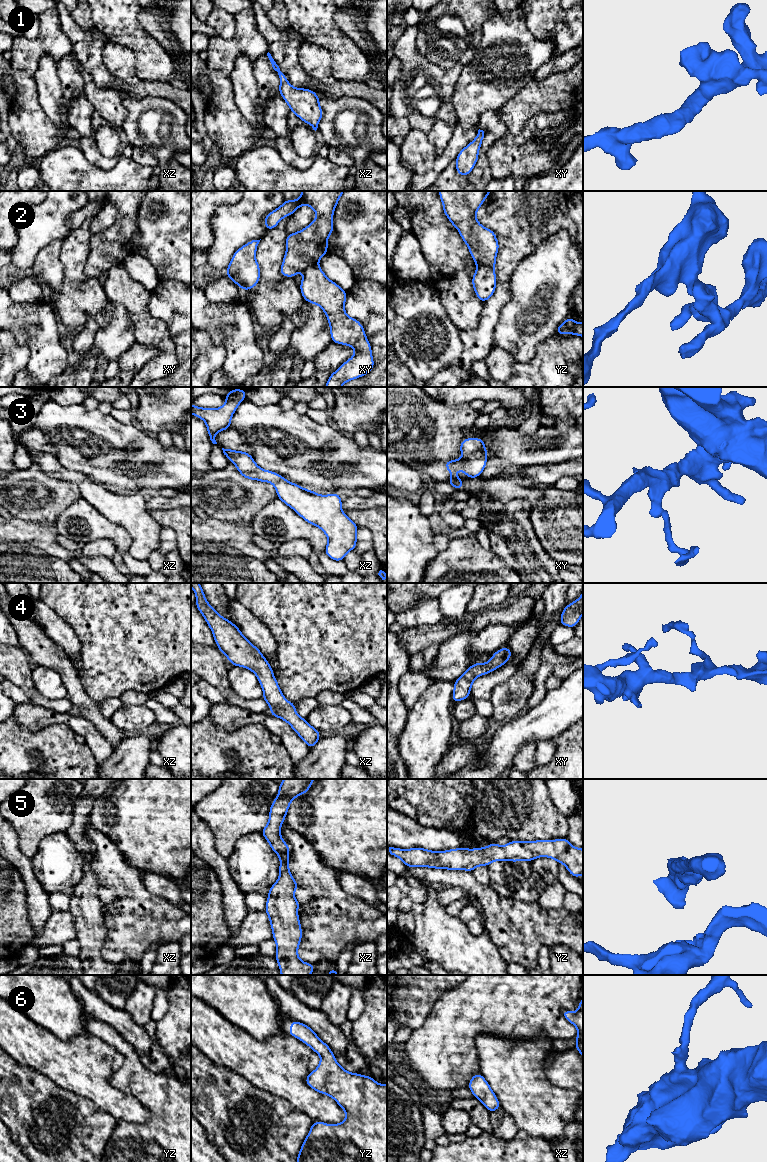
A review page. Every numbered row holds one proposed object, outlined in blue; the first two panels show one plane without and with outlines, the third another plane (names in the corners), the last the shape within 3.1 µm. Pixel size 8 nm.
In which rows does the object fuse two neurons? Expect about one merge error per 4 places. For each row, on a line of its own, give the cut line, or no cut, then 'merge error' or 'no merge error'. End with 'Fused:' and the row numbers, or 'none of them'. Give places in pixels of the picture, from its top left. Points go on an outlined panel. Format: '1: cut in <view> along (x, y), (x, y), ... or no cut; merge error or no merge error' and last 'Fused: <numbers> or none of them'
1: no cut; no merge error
2: cut in yz along (477, 265), (492, 268); merge error
3: no cut; no merge error
4: no cut; no merge error
5: no cut; no merge error
6: no cut; no merge error
Fused: 2

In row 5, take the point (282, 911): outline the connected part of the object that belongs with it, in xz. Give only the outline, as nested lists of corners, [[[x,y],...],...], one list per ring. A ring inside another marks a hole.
[[[284,779],[278,786],[279,792],[270,806],[269,820],[262,835],[271,849],[280,858],[279,878],[268,890],[265,912],[269,917],[276,943],[275,959],[281,975],[310,975],[314,964],[298,957],[302,940],[302,928],[298,917],[300,903],[294,897],[299,885],[289,870],[290,848],[281,837],[281,825],[285,821],[291,801],[307,793],[315,779]]]

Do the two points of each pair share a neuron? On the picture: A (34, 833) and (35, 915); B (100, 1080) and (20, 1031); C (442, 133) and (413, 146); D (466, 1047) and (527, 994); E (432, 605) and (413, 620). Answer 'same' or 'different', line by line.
A: different
B: same
C: different
D: same
E: same

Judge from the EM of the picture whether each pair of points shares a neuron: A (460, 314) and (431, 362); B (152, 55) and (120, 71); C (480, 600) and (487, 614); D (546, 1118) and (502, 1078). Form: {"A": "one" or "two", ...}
{"A": "two", "B": "two", "C": "two", "D": "one"}

